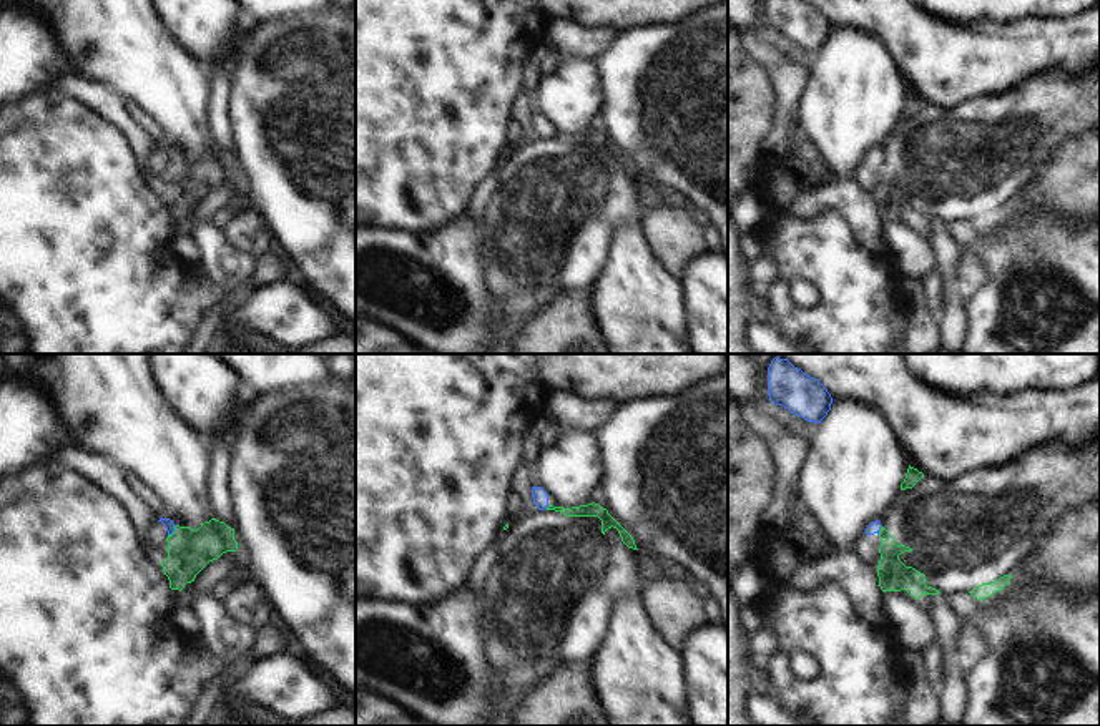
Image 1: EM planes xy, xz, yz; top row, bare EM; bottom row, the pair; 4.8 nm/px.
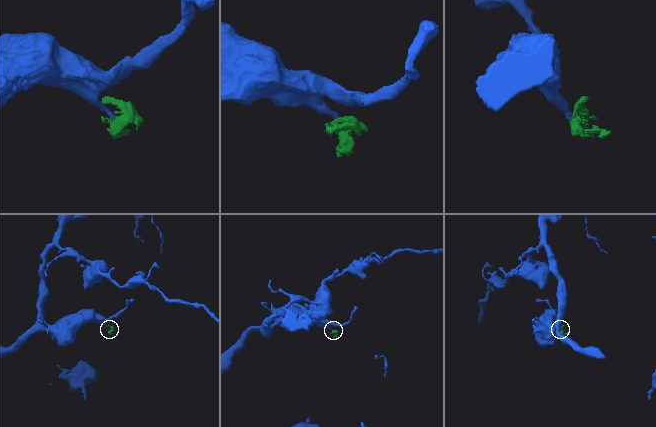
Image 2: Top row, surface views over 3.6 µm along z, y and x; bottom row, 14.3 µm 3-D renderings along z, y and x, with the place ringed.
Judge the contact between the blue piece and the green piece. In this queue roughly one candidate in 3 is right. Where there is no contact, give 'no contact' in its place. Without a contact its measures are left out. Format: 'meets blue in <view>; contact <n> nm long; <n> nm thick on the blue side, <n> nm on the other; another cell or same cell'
meets blue in yz; contact 50 nm long; 60 nm thick on the blue side, 150 nm on the other; another cell

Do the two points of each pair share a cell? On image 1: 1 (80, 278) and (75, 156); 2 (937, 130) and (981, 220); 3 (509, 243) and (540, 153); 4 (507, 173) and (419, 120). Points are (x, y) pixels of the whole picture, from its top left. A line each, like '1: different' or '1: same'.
1: same
2: same
3: same
4: different

